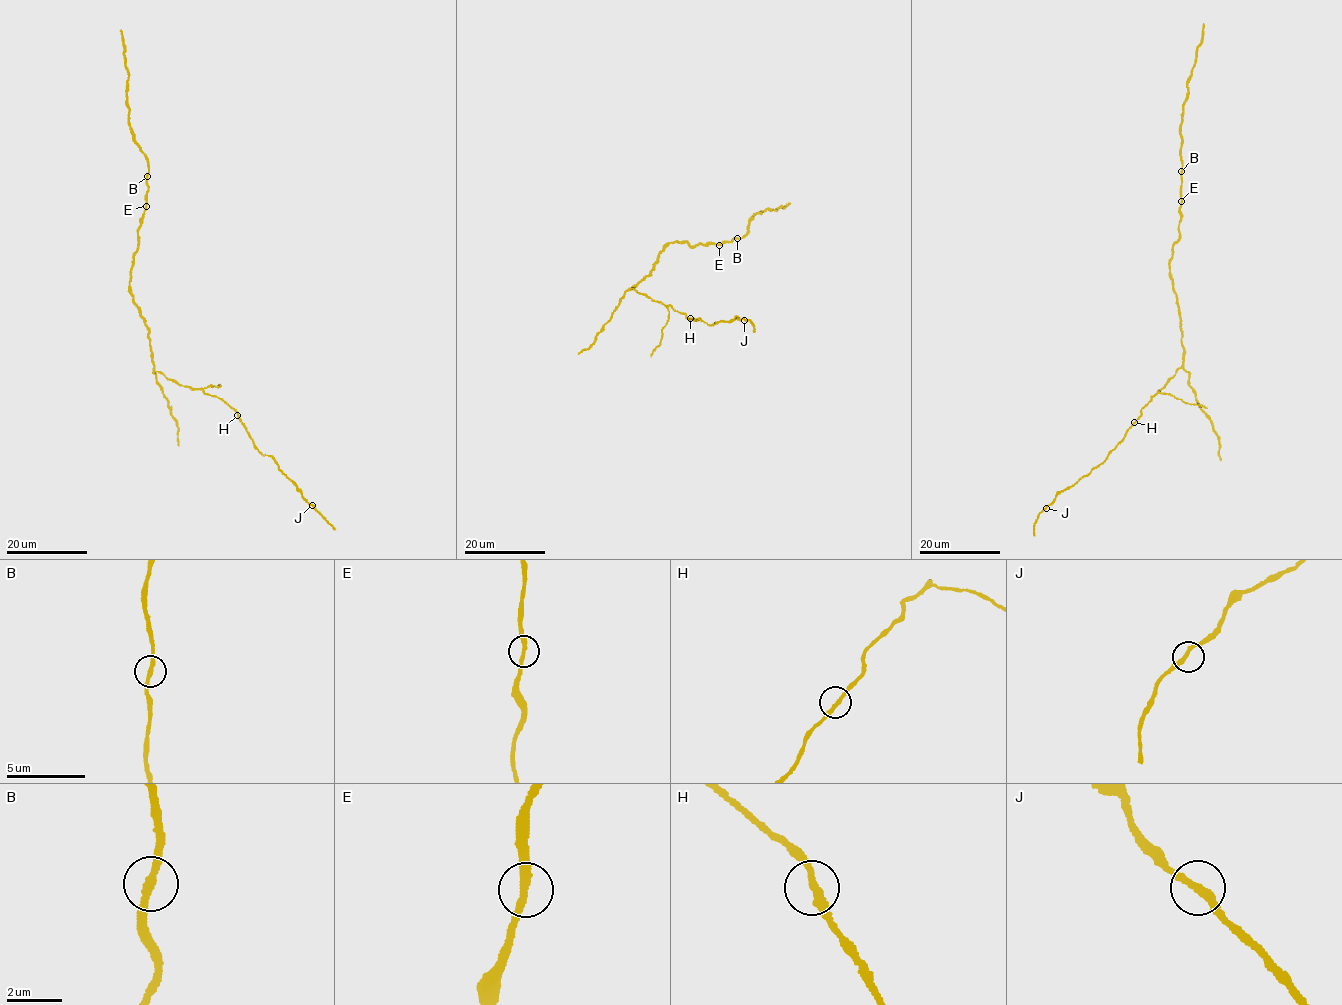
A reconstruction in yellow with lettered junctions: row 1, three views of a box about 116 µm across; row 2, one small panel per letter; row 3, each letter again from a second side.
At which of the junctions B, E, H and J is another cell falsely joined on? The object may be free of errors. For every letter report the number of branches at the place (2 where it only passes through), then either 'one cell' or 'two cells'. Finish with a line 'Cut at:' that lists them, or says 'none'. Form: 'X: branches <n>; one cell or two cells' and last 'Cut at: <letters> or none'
B: branches 2; one cell
E: branches 2; one cell
H: branches 2; one cell
J: branches 2; one cell
Cut at: none

